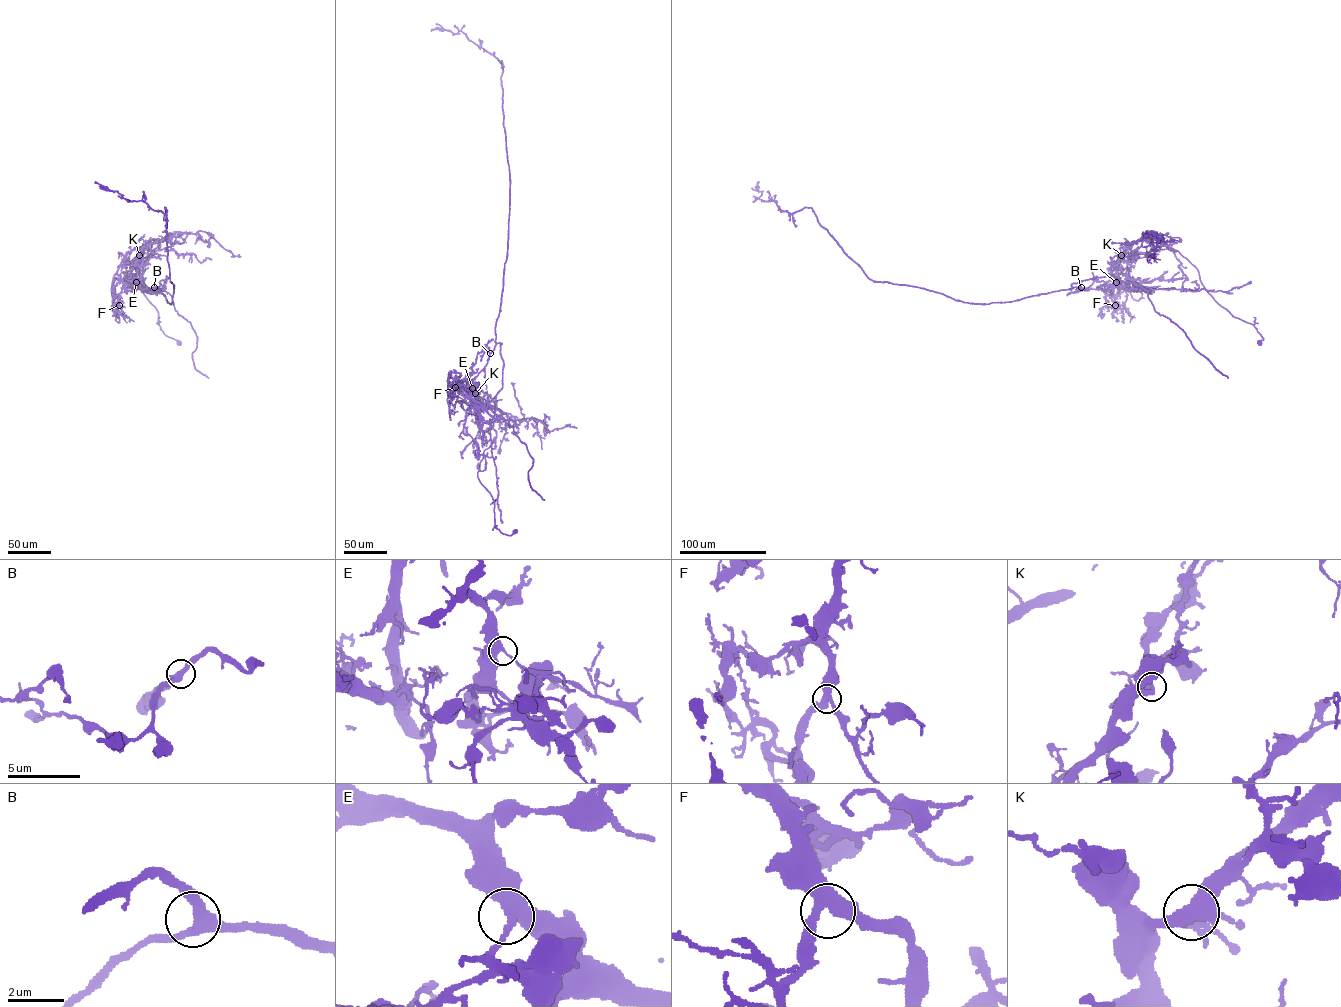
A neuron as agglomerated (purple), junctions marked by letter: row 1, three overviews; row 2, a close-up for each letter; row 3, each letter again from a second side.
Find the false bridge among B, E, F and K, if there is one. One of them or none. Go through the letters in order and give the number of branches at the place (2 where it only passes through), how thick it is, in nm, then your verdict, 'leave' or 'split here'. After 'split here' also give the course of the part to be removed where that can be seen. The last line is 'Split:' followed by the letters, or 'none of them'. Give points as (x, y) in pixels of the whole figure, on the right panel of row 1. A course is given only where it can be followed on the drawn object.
B: branches 3; calibre 360 nm; leave
E: branches 3; calibre 400 nm; leave
F: branches 3; calibre 360 nm; leave
K: branches 3; calibre 360 nm; split here; course (1121, 255), (1136, 241), (1152, 239), (1177, 250), (1195, 267), (1215, 301), (1253, 324), (1263, 338), (1259, 345)
Split: K

